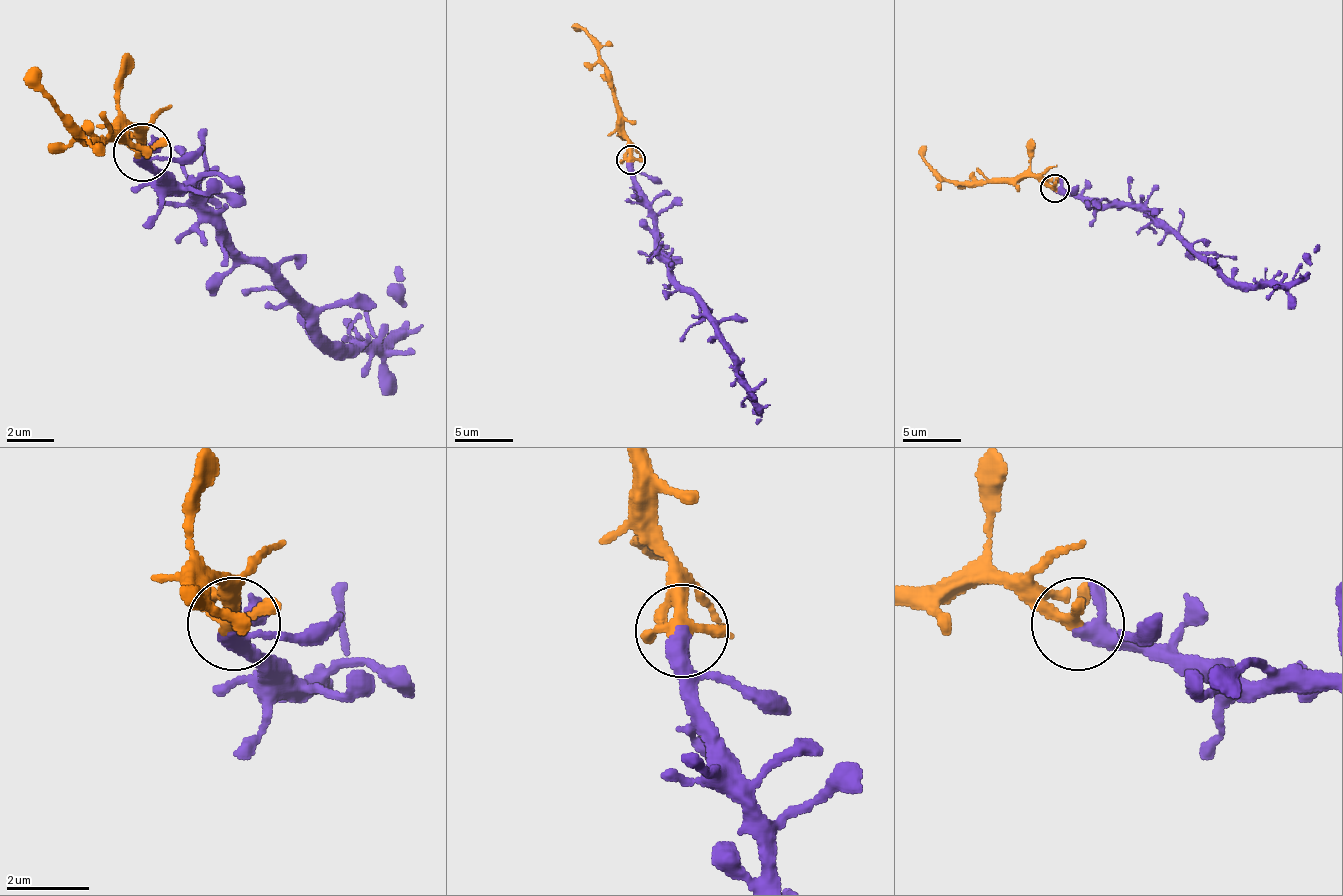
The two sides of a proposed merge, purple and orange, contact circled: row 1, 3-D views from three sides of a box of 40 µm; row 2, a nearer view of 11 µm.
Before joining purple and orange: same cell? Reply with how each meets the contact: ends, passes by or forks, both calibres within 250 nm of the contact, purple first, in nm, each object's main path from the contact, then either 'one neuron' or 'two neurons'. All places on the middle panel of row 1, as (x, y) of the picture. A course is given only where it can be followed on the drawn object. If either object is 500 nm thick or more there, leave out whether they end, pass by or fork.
calibres 500 and 280 nm; course purple (631, 159), (640, 200), (655, 226), (655, 249), (721, 333), (750, 402), (759, 411), (756, 420), (759, 423); course orange (631, 159), (611, 72), (599, 49), (576, 26); one neuron

